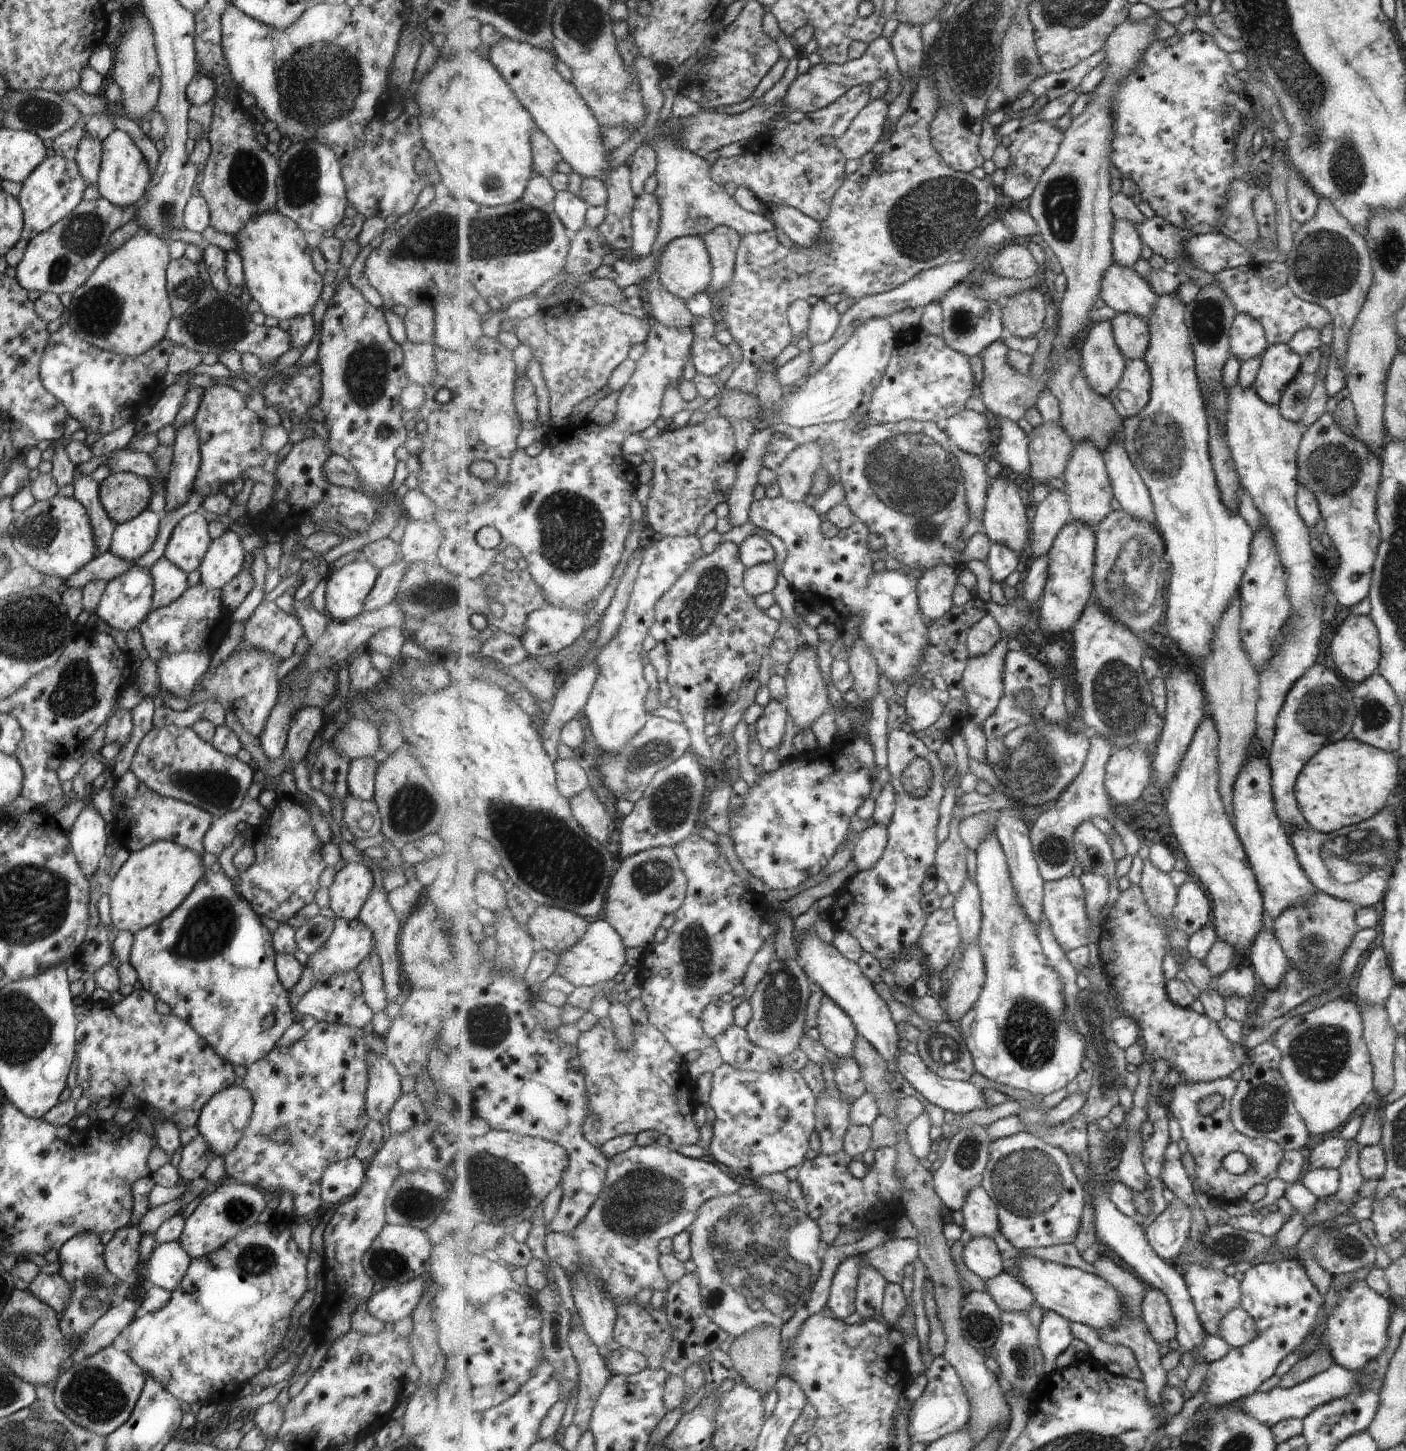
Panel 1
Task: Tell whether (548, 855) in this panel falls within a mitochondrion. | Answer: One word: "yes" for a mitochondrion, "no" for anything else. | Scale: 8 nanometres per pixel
yes

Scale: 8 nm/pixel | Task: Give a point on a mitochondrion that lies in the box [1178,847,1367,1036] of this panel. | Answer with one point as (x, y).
(1313, 953)

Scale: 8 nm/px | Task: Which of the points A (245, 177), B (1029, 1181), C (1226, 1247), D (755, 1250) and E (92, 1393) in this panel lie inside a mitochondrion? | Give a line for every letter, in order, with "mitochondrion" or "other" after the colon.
A: mitochondrion
B: mitochondrion
C: mitochondrion
D: mitochondrion
E: mitochondrion

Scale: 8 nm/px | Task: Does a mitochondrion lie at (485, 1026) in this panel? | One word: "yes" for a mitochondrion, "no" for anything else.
yes

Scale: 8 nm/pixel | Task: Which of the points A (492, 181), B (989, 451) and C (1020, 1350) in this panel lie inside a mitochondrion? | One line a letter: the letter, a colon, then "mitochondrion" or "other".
A: mitochondrion
B: other
C: mitochondrion

